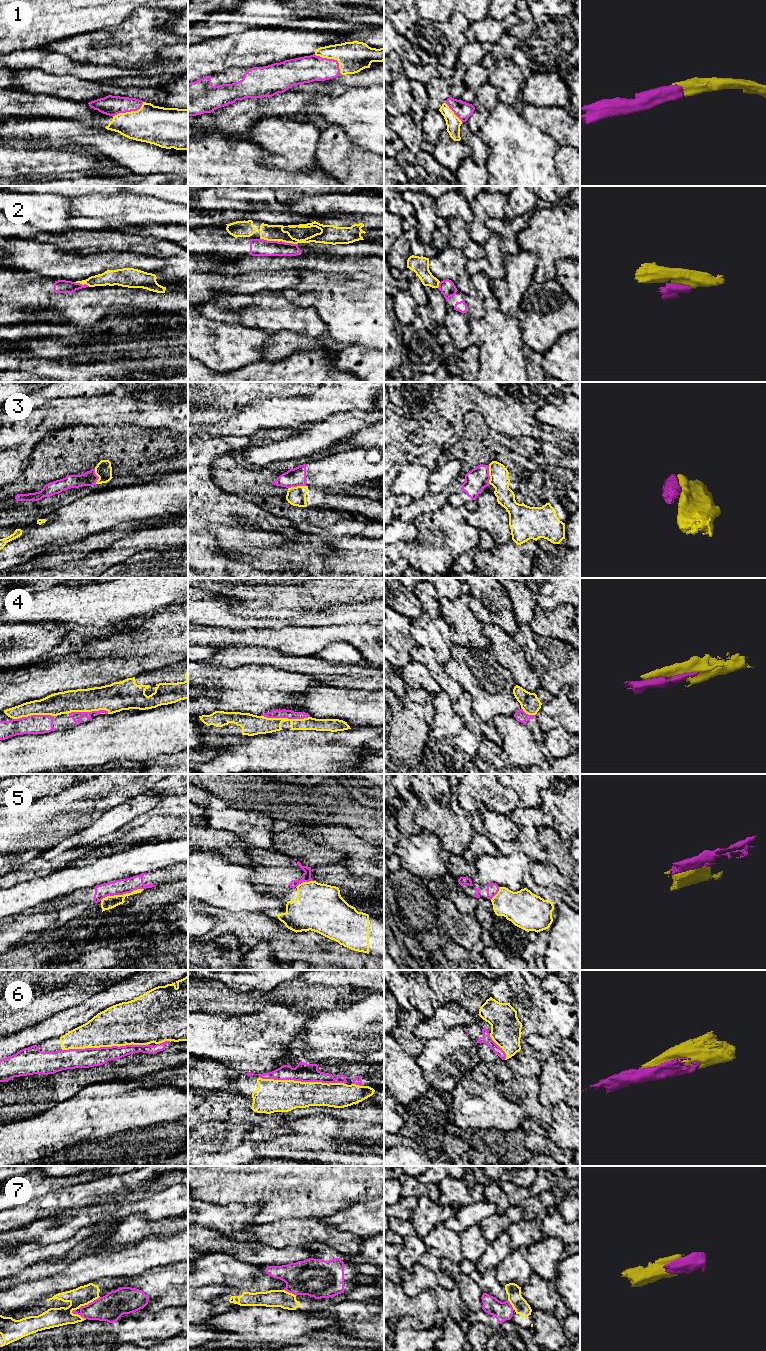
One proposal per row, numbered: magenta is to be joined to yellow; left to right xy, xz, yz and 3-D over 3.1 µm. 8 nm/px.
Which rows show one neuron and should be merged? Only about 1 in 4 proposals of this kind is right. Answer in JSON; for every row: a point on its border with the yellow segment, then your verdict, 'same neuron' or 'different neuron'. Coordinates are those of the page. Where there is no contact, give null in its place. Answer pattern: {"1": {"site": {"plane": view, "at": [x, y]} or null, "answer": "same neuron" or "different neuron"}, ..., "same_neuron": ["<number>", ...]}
{"1": {"site": {"plane": "xz", "at": [332, 58]}, "answer": "same neuron"}, "2": {"site": {"plane": "xz", "at": [279, 241]}, "answer": "different neuron"}, "3": {"site": {"plane": "xz", "at": [297, 486]}, "answer": "different neuron"}, "4": {"site": {"plane": "xz", "at": [285, 718]}, "answer": "same neuron"}, "5": {"site": {"plane": "xy", "at": [121, 895]}, "answer": "different neuron"}, "6": {"site": {"plane": "xy", "at": [105, 1046]}, "answer": "same neuron"}, "7": {"site": {"plane": "xy", "at": [88, 1303]}, "answer": "different neuron"}, "same_neuron": ["1", "4", "6"]}

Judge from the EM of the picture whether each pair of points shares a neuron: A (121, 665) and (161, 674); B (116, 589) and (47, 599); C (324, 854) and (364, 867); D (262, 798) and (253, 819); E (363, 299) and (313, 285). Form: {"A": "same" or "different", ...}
{"A": "different", "B": "same", "C": "different", "D": "different", "E": "different"}

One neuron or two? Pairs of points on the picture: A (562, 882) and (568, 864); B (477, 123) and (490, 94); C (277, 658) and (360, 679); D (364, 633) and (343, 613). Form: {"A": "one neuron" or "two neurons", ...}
{"A": "two neurons", "B": "one neuron", "C": "one neuron", "D": "two neurons"}

